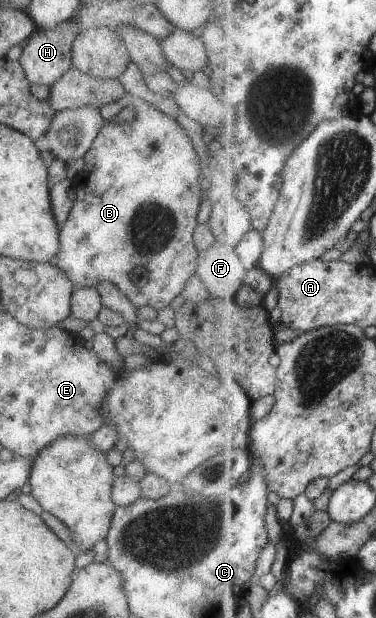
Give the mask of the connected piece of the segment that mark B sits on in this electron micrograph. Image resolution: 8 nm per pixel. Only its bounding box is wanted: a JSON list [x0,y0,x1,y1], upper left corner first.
[49,93,210,311]

